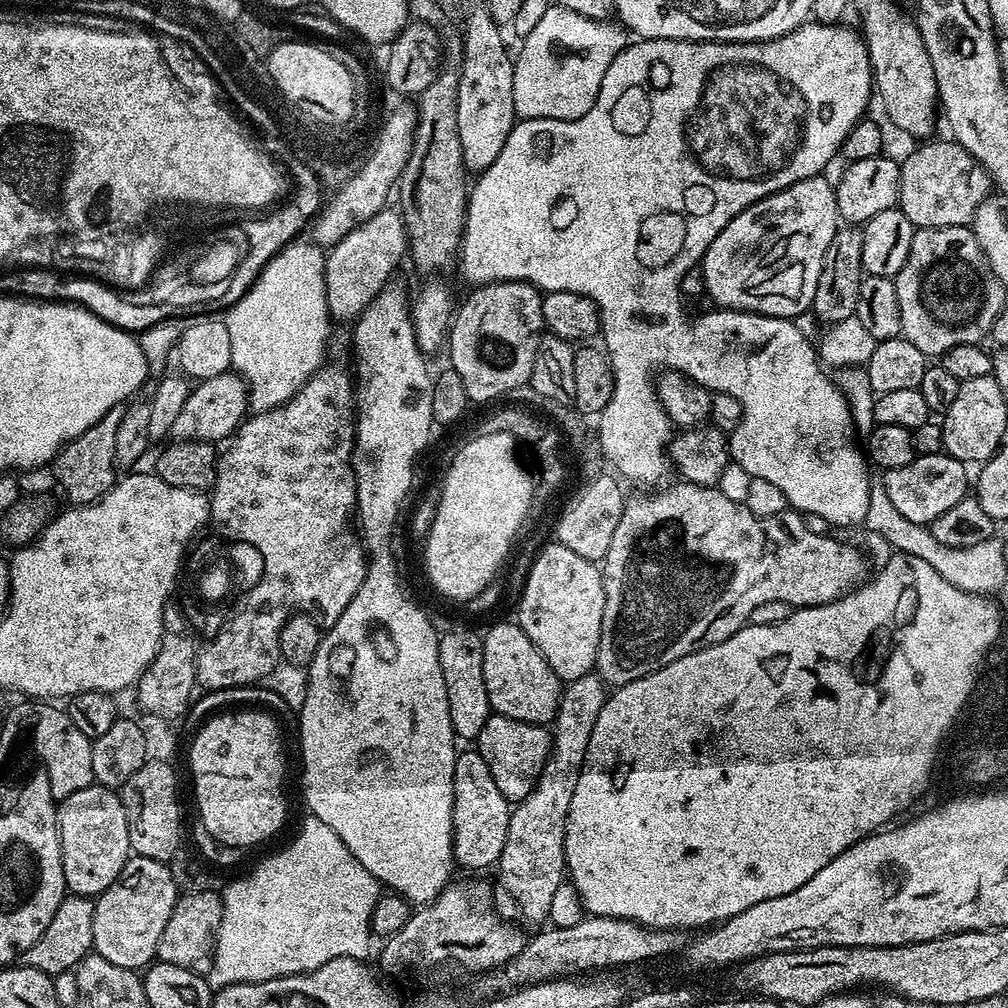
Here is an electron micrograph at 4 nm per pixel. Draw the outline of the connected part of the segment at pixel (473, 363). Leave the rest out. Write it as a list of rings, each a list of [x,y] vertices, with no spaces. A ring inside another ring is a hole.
[[[499,280],[493,284],[482,284],[471,289],[472,293],[464,300],[464,305],[455,309],[450,320],[450,331],[446,336],[446,353],[452,361],[450,367],[457,372],[465,384],[469,401],[484,404],[496,400],[515,388],[529,383],[536,357],[536,347],[545,331],[542,318],[544,296],[540,289],[521,280]]]

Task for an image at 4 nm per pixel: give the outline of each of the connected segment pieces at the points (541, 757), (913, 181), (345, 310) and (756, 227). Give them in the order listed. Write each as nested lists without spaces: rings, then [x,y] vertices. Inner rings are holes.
[[[493,714],[476,735],[474,748],[482,754],[486,766],[490,766],[490,774],[494,774],[498,790],[502,790],[510,802],[519,802],[536,785],[536,779],[540,777],[544,763],[548,761],[548,753],[552,750],[552,738],[547,727]]]
[[[951,138],[929,139],[900,164],[898,207],[916,228],[945,228],[971,225],[972,217],[993,187],[988,171]]]
[[[391,210],[380,211],[369,221],[362,222],[356,229],[350,230],[348,234],[336,245],[327,249],[324,258],[324,277],[326,278],[326,298],[328,299],[328,310],[333,317],[340,320],[355,321],[357,317],[366,310],[368,304],[376,297],[384,285],[393,279],[392,271],[400,264],[400,259],[405,259],[410,248],[410,236],[404,232],[404,224],[400,216]]]
[[[823,175],[811,176],[762,198],[728,221],[718,238],[710,242],[702,261],[704,288],[714,303],[724,307],[721,309],[785,318],[799,318],[811,309],[814,294],[818,290],[818,278],[822,274],[824,255],[838,227],[836,190],[831,179],[824,179]]]

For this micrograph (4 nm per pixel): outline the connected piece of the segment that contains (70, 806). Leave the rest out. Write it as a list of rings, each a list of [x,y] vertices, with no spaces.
[[[93,782],[86,790],[78,790],[70,794],[70,798],[59,801],[56,821],[62,846],[65,889],[77,896],[101,896],[118,878],[132,852],[123,799],[113,789]]]

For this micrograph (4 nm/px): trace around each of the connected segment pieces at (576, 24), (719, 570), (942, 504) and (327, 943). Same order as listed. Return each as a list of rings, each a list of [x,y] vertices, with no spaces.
[[[549,6],[546,14],[542,14],[538,26],[534,26],[534,30],[523,37],[520,57],[517,55],[514,60],[514,110],[517,117],[520,120],[582,118],[582,114],[586,114],[590,106],[594,106],[602,78],[606,78],[606,70],[610,70],[610,62],[614,62],[626,43],[625,29],[613,24],[608,20],[586,18],[574,10]]]
[[[669,483],[651,494],[629,495],[625,499],[622,522],[618,522],[618,530],[614,530],[614,539],[610,542],[610,550],[602,561],[606,606],[602,614],[602,634],[598,642],[594,672],[595,675],[598,674],[605,680],[603,681],[605,685],[612,684],[613,689],[621,688],[623,684],[634,682],[651,672],[657,672],[659,668],[665,668],[670,662],[685,656],[687,652],[697,652],[699,648],[721,644],[723,640],[733,636],[739,628],[748,624],[754,606],[762,606],[762,602],[786,602],[791,604],[793,609],[829,604],[839,596],[848,595],[853,588],[859,588],[870,576],[863,554],[854,545],[843,544],[842,541],[835,540],[832,534],[811,533],[806,528],[803,515],[795,510],[783,510],[784,512],[776,512],[773,516],[755,516],[748,506],[729,500],[716,486],[677,483]]]
[[[947,454],[934,456],[917,455],[906,466],[898,466],[898,470],[884,472],[882,479],[886,495],[894,502],[896,510],[910,522],[930,526],[938,514],[946,514],[950,506],[965,499],[970,492],[970,472],[966,469],[965,461],[955,460]]]
[[[305,815],[305,820],[300,824],[300,833],[285,846],[281,852],[276,852],[273,856],[268,856],[249,876],[244,876],[241,880],[236,880],[233,884],[228,884],[222,888],[222,922],[216,927],[216,946],[212,957],[212,969],[206,973],[206,979],[213,989],[219,990],[231,984],[261,984],[267,980],[273,980],[279,976],[301,976],[304,972],[318,970],[318,966],[326,966],[334,958],[354,958],[364,960],[367,957],[368,947],[374,943],[372,935],[372,915],[374,906],[382,895],[382,885],[376,880],[350,850],[346,850],[346,842],[326,826],[317,816]]]

